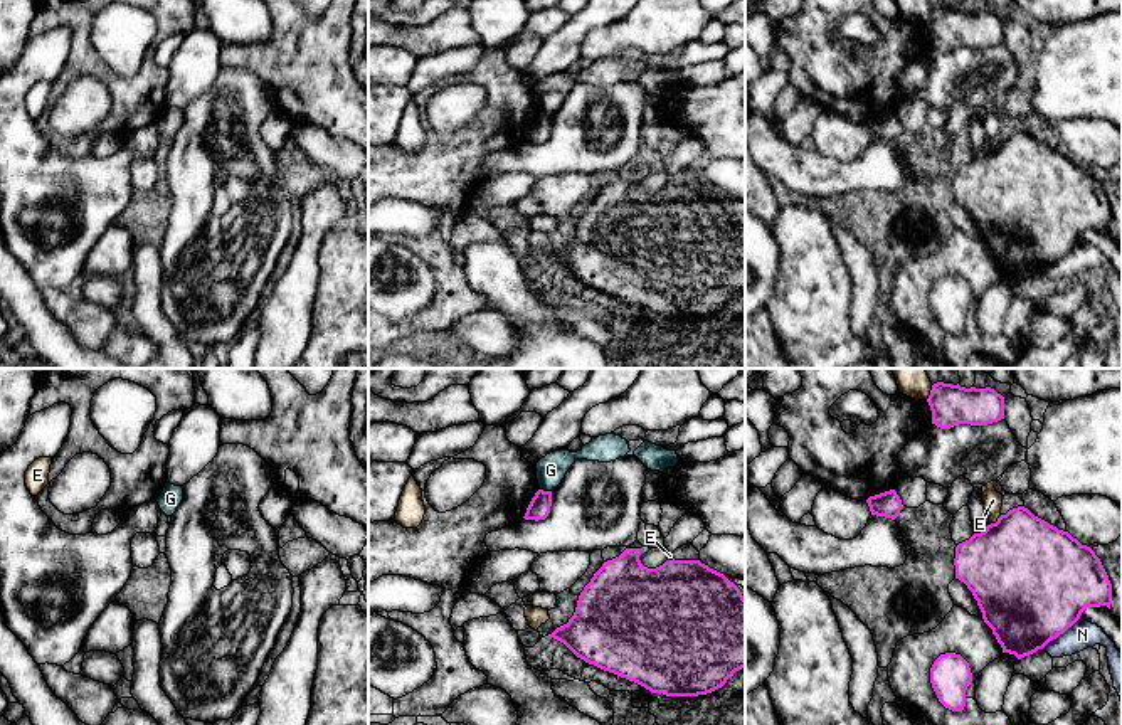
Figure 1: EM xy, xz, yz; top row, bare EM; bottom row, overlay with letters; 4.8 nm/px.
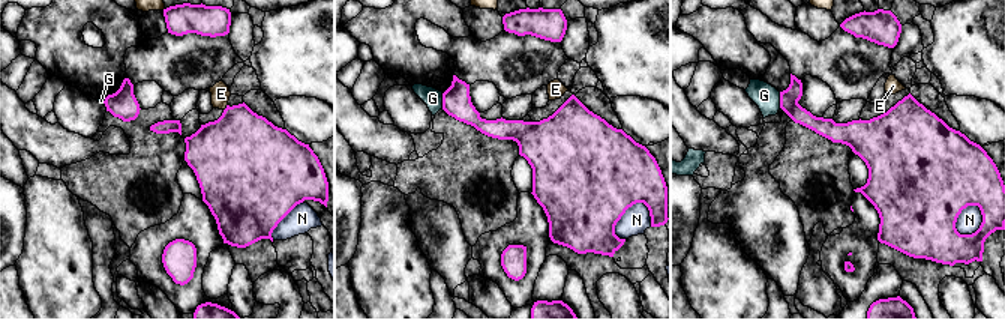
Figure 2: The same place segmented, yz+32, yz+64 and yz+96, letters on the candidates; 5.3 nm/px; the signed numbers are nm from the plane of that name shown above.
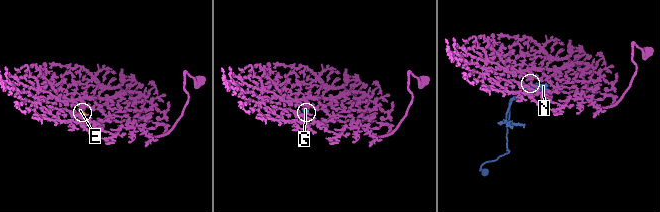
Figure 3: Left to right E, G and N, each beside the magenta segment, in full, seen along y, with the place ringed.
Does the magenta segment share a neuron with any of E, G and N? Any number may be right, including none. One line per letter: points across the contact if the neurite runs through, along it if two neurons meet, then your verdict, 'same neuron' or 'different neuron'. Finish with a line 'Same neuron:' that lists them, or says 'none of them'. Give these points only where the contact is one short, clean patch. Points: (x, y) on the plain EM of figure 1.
E: different neuron
G: along xz (540, 111), (550, 115) | different neuron
N: along yz (1079, 241), (1042, 271) | different neuron
Same neuron: none of them

